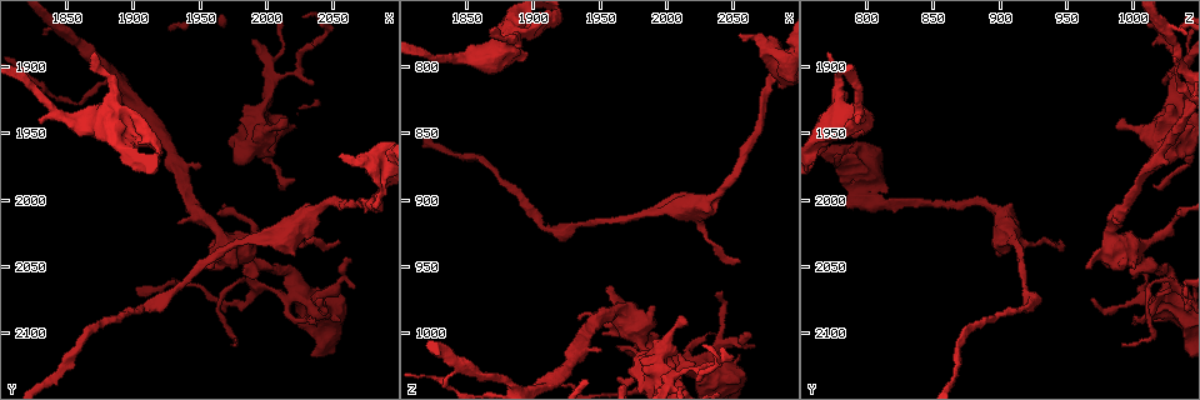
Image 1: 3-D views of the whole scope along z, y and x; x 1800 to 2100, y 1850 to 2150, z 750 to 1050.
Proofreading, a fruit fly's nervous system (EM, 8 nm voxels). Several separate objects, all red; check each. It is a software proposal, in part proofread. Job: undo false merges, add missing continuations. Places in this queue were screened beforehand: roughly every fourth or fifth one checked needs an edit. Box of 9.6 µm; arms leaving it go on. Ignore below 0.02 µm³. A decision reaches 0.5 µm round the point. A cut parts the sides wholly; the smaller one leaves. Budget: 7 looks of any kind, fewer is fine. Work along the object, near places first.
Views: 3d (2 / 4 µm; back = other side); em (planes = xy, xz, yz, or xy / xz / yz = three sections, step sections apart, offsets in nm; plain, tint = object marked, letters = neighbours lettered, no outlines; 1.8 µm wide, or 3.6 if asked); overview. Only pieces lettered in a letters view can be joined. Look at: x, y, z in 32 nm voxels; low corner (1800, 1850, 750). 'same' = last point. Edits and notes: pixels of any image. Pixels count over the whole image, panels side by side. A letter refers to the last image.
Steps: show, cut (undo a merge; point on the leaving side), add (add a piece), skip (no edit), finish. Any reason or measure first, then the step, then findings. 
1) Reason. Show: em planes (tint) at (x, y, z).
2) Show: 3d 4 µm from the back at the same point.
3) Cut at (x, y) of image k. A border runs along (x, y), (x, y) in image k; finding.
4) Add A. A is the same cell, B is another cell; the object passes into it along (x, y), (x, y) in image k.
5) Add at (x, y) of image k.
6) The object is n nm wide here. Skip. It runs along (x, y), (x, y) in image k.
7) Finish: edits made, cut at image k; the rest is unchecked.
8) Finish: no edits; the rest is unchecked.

Thin end. Show: em planes (letters) at (2054, 2032, 946).

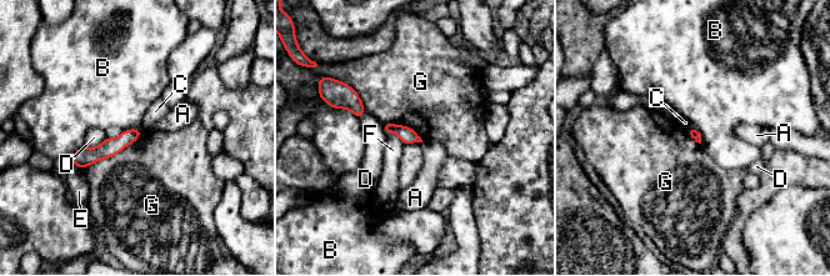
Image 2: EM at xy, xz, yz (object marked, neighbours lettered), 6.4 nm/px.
Skip. A, B, C, D, E, F and G are other cells; a border runs along (143, 131), (116, 154), (84, 169) in image 2; no lettered piece goes on from it.

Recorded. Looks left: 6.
Branch stops here. Show: 3d 2 µm at (2080, 1984, 780).

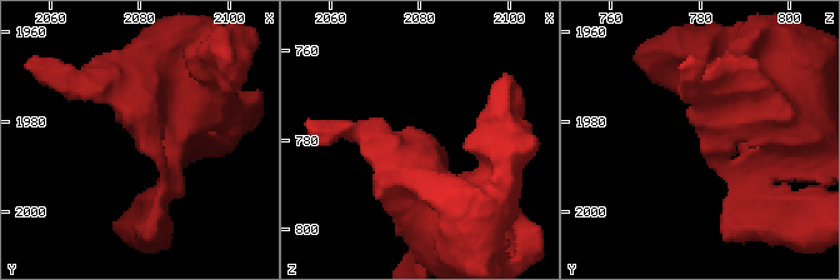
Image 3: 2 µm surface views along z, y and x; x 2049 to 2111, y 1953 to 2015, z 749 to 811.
Show: em planes (letters) at (2079, 1986, 781).

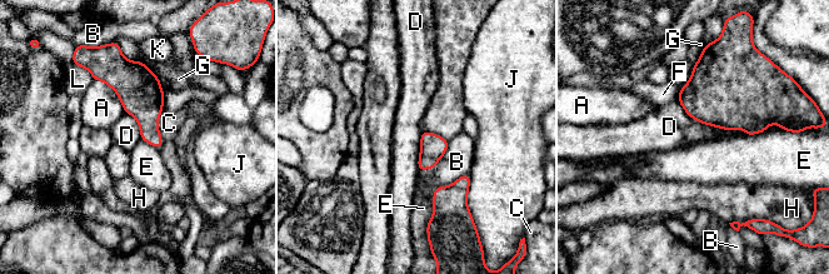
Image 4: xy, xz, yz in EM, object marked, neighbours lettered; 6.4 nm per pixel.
Skip. A, B, C, D, E, F, G, H, J, K and L are other cells; a border runs along (677, 100), (692, 118), (735, 130) in image 4; none of them fits.

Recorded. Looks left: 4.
Sudden change in width. Show: em xy step 4 (tint) at (1902, 1950, 778).

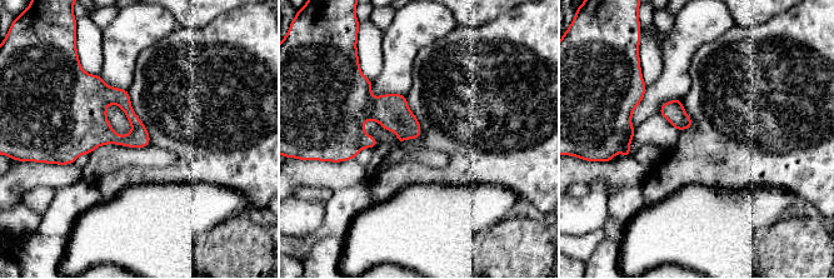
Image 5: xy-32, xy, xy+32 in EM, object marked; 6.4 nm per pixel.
Another direction. Show: em planes (letters) at the same point.

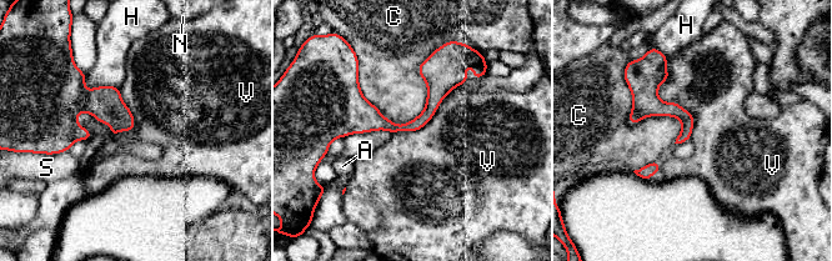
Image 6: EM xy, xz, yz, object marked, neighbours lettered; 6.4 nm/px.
The longest contact is with C, 600 nm. Skip. A, C, H, N, S and V are other cells; a border runs along (666, 58), (691, 139) in image 6; all the same neuron.

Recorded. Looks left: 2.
Finish: no edits; the rest is unchecked.

